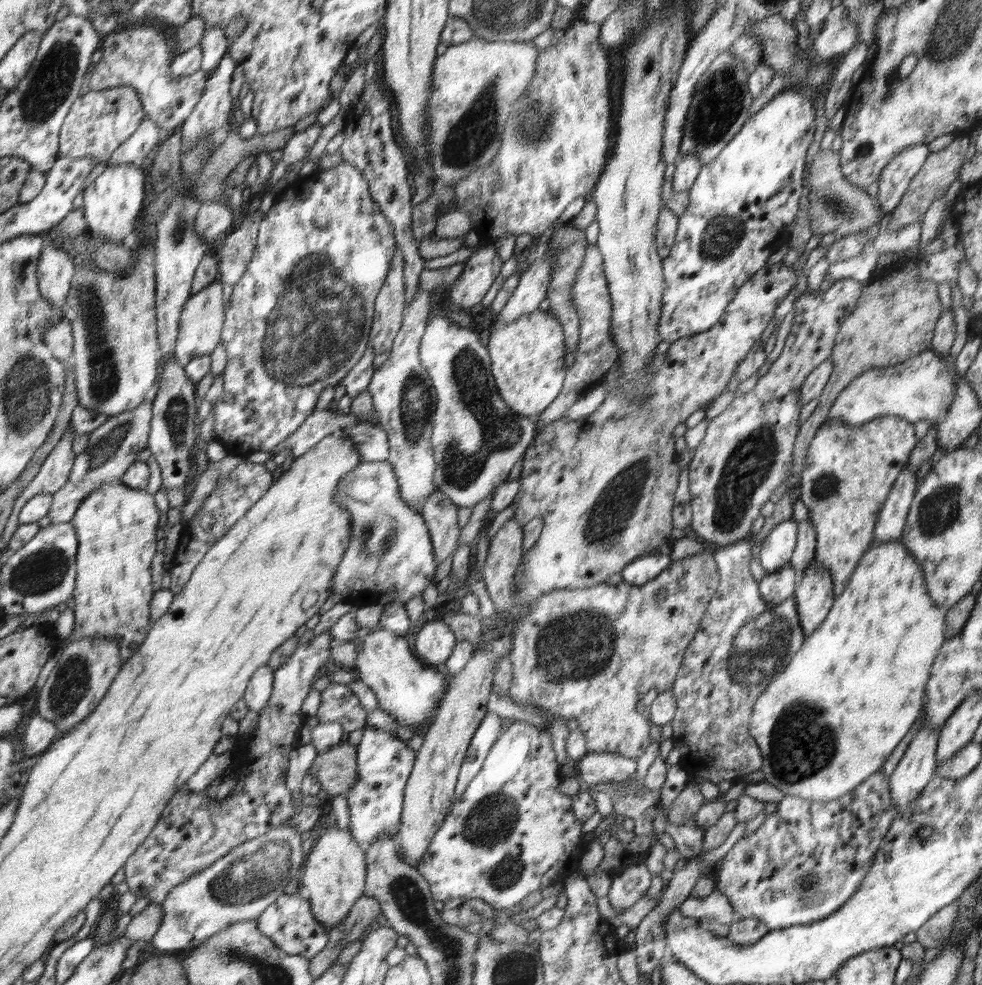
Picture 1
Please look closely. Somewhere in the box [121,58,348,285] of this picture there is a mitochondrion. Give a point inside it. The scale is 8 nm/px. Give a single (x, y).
(179, 228)

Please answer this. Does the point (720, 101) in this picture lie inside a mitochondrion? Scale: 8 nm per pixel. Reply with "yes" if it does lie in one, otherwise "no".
yes

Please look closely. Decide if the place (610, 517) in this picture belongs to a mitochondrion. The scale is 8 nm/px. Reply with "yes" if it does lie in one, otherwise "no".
yes

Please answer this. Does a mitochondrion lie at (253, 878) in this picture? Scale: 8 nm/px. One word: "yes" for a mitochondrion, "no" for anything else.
yes

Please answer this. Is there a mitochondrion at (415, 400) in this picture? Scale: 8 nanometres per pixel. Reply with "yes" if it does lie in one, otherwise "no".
yes

